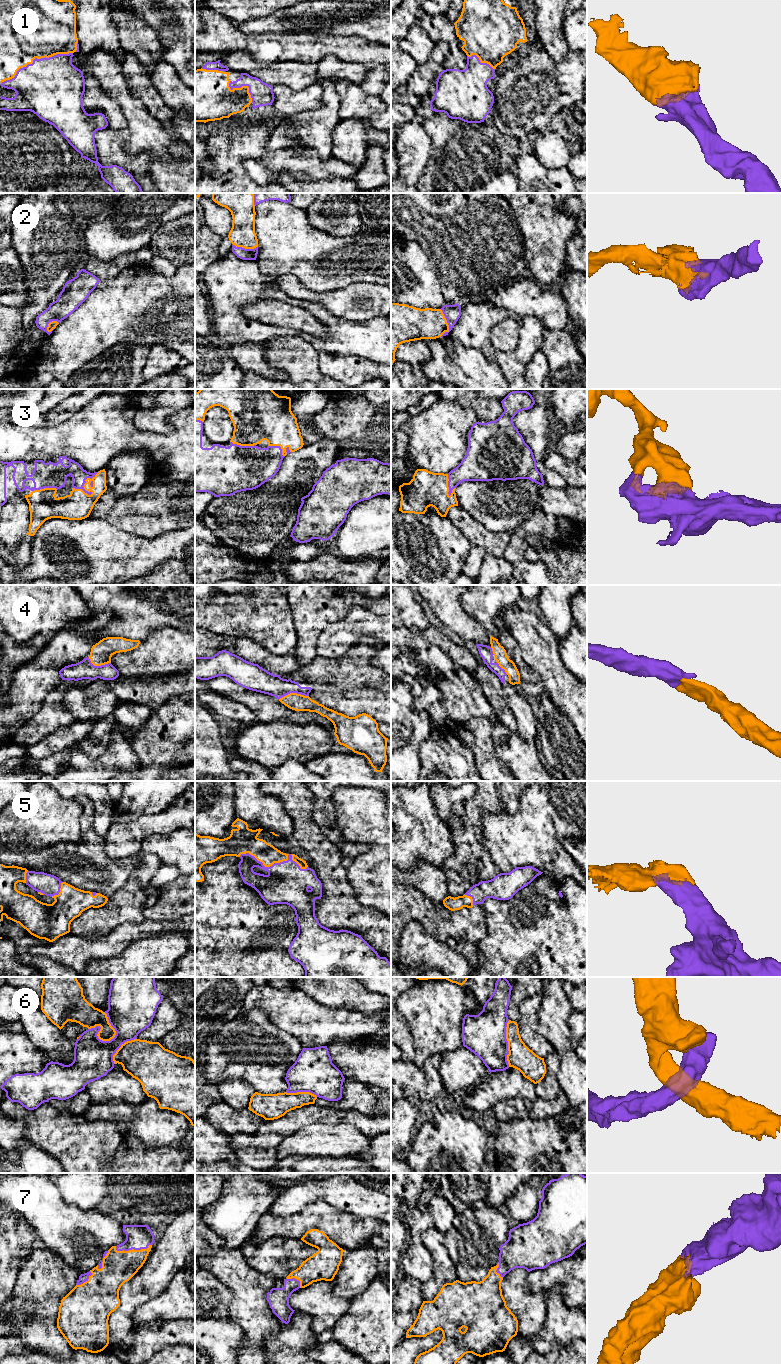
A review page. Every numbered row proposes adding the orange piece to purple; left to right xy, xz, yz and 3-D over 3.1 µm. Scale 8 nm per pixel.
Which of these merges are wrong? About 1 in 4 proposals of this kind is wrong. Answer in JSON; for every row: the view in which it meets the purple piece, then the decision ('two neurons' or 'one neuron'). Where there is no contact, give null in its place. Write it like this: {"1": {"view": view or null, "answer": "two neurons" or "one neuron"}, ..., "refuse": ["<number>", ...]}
{"1": {"view": "xy", "answer": "one neuron"}, "2": {"view": "yz", "answer": "one neuron"}, "3": {"view": "xy", "answer": "one neuron"}, "4": {"view": "xz", "answer": "one neuron"}, "5": {"view": "xz", "answer": "one neuron"}, "6": {"view": "xy", "answer": "two neurons"}, "7": {"view": "xy", "answer": "one neuron"}, "refuse": ["6"]}

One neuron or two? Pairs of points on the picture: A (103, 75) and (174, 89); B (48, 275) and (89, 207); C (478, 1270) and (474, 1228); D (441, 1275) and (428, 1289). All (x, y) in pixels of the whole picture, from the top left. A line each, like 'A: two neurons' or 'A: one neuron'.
A: two neurons
B: two neurons
C: one neuron
D: one neuron

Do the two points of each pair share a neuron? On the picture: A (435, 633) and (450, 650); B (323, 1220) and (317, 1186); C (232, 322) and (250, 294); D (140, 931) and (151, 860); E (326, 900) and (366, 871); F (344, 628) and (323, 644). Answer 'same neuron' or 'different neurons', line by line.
A: same neuron
B: different neurons
C: same neuron
D: different neurons
E: different neurons
F: same neuron

